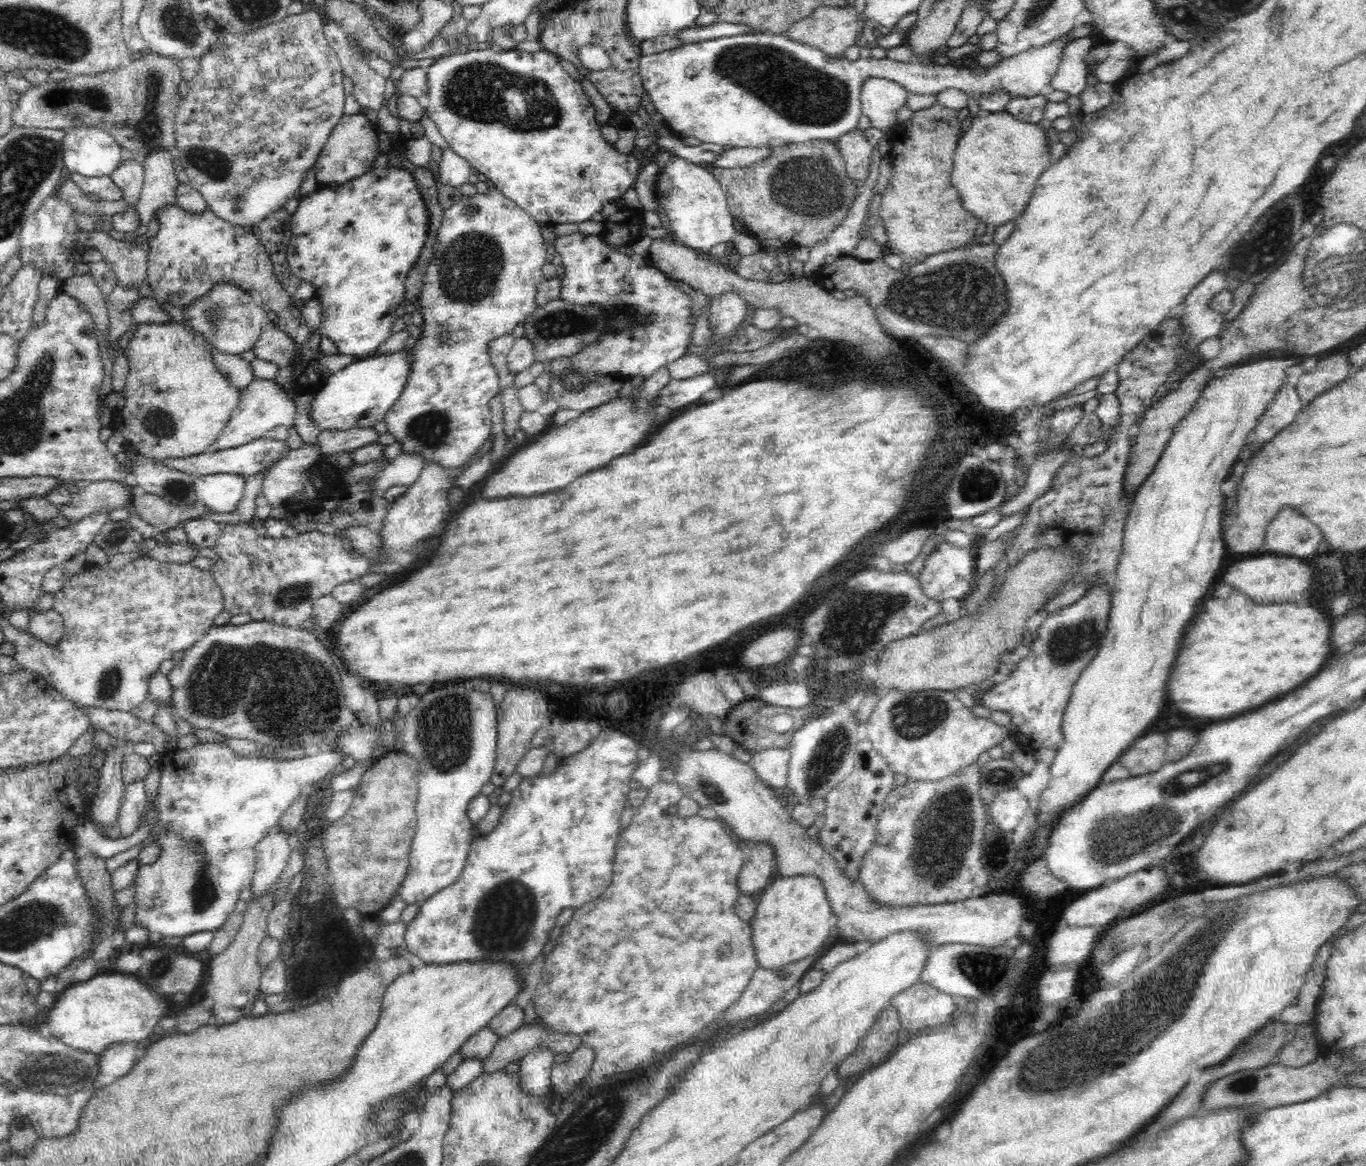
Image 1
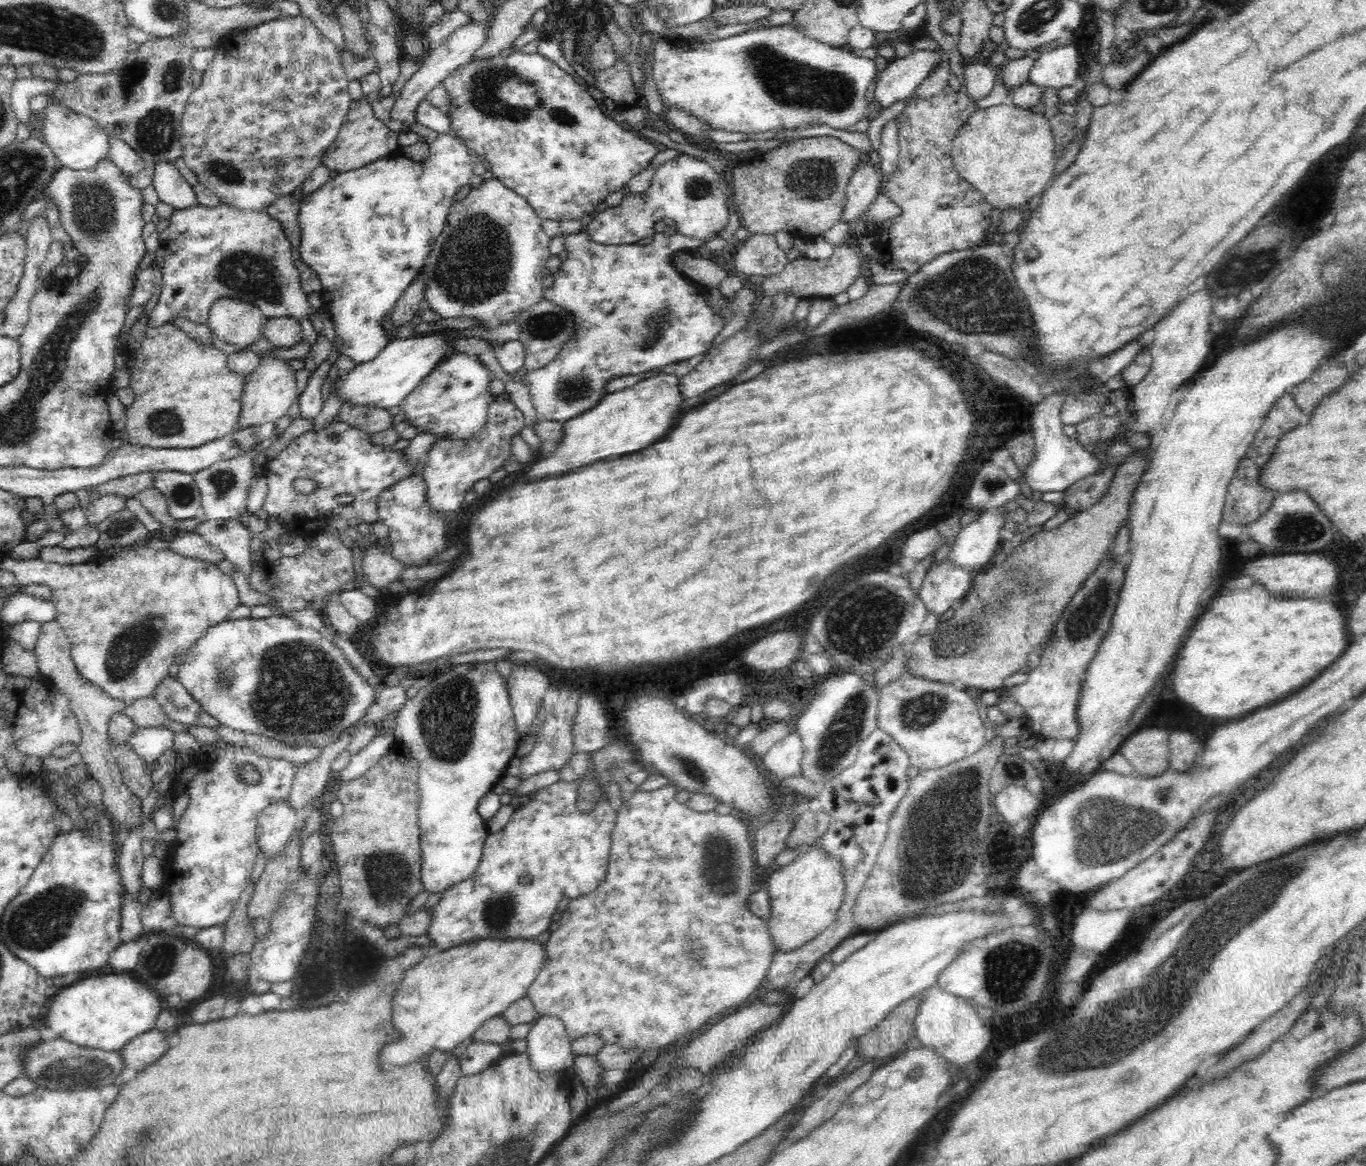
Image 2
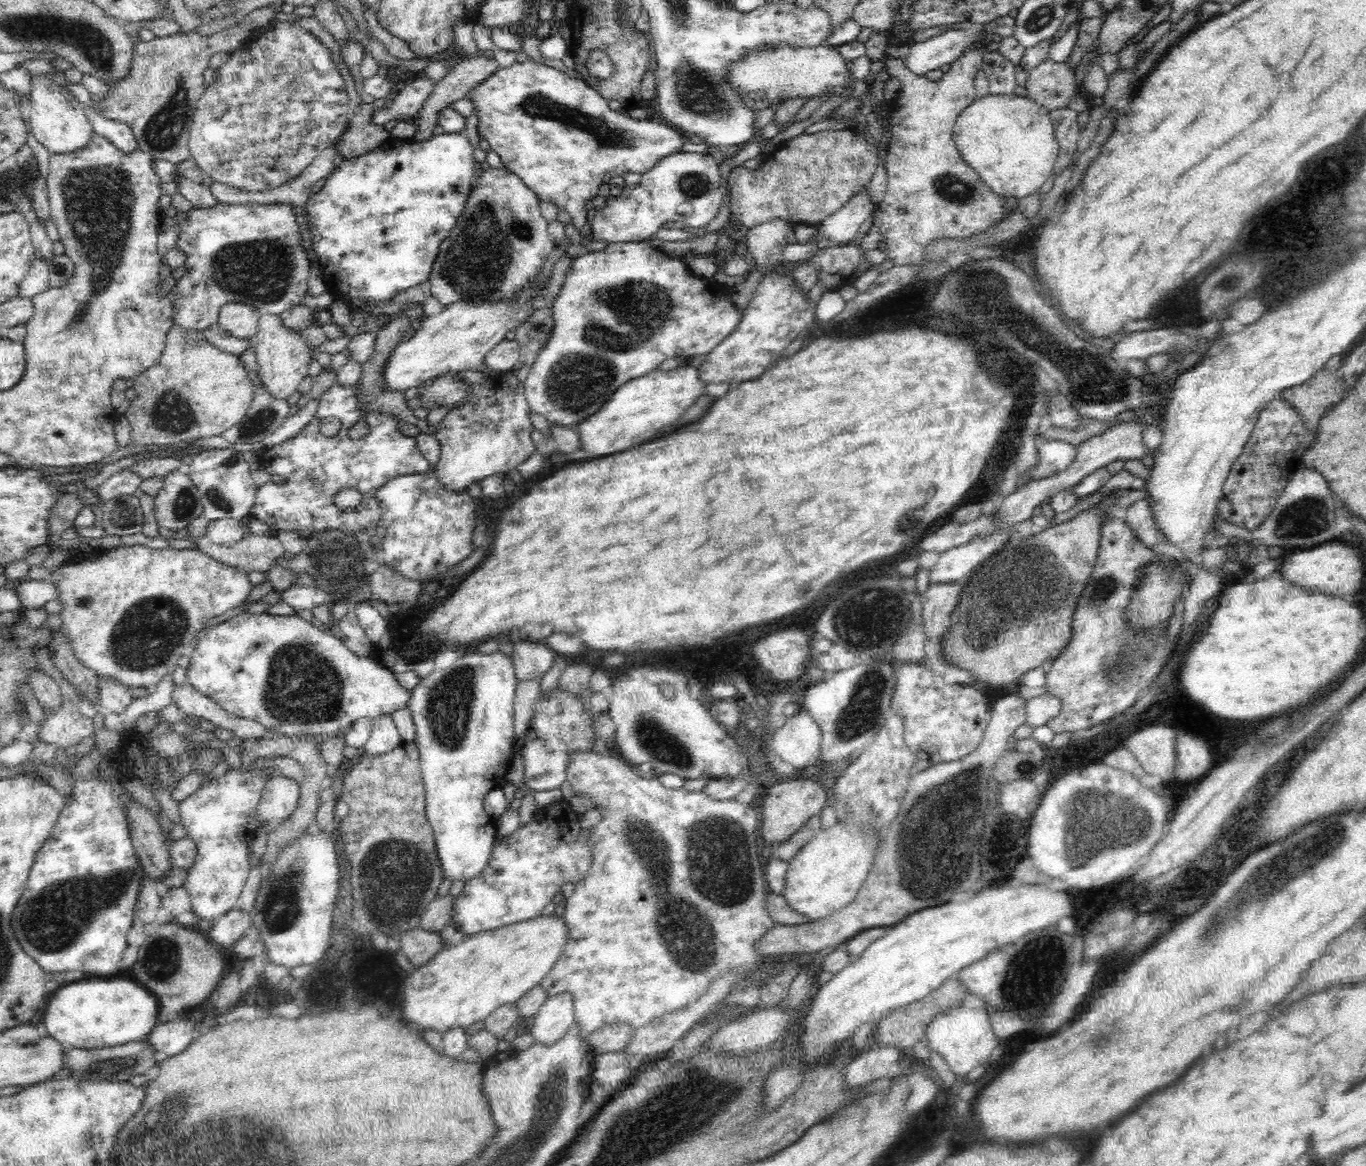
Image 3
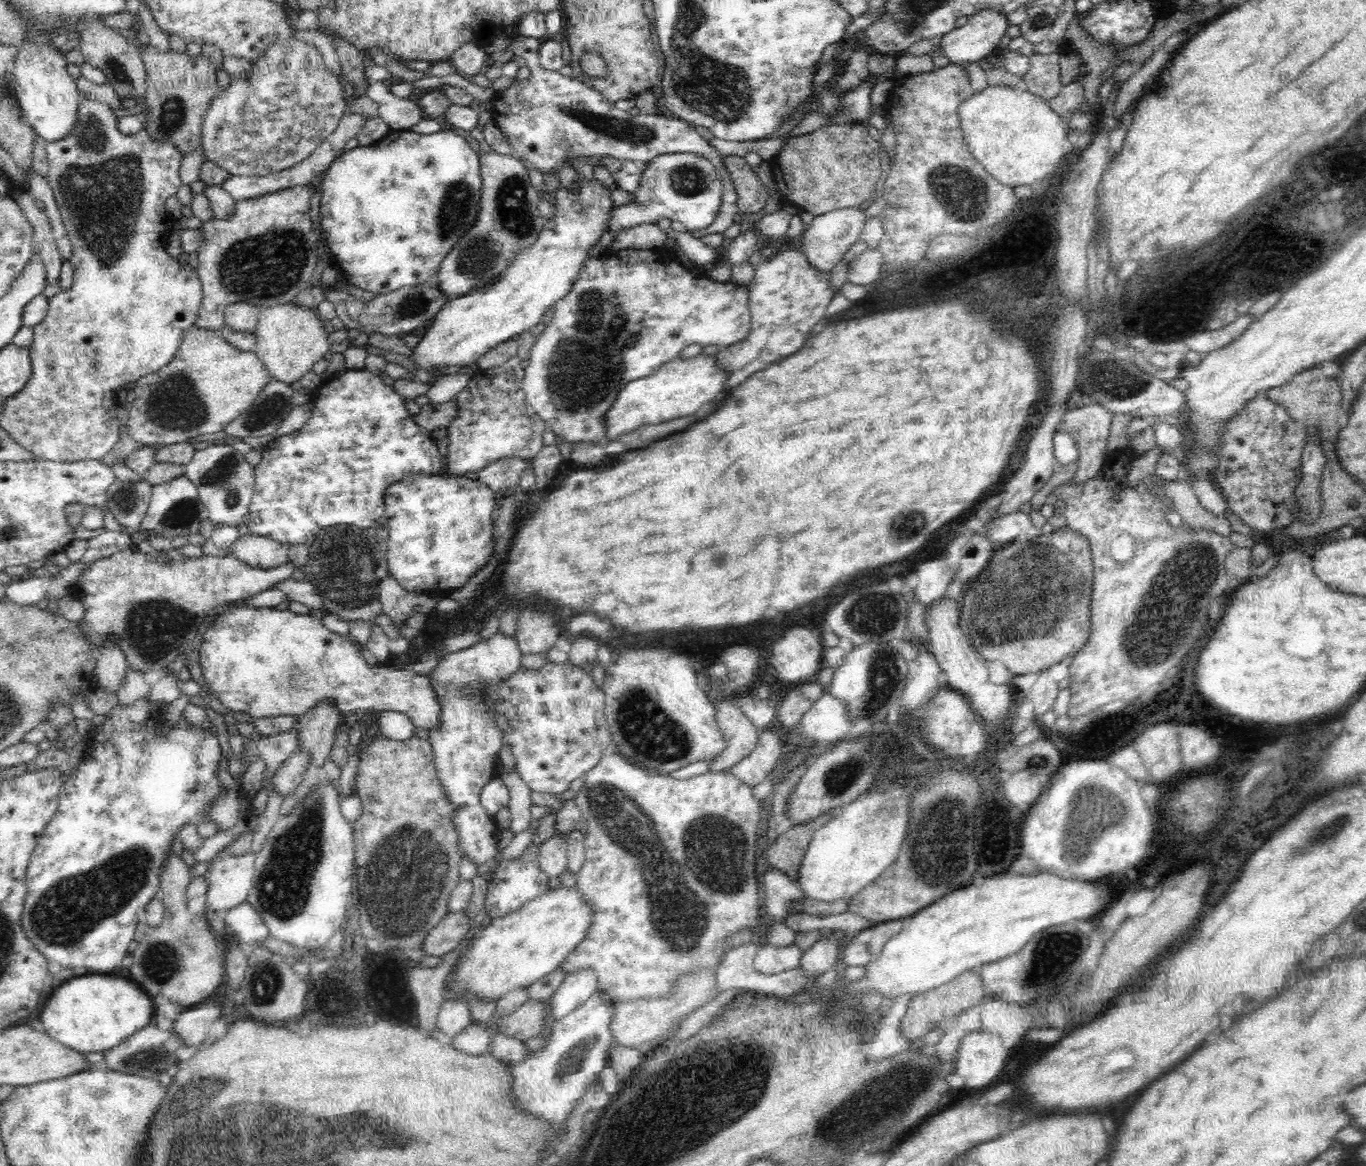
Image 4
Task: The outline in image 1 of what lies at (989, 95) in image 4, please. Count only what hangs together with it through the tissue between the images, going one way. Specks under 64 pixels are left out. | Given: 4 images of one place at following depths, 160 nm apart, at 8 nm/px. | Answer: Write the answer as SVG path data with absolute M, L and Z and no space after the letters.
M1006 110L972 120L953 156L952 186L960 194L964 210L980 222L997 227L1021 215L1036 182L1054 162L1046 133L1038 124L1020 122Z

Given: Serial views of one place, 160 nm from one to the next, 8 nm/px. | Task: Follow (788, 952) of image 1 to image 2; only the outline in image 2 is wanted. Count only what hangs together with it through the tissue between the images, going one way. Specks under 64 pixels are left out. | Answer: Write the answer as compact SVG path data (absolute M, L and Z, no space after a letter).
M816 842L788 865L774 867L766 875L771 906L767 929L777 950L790 952L804 946L836 920L846 886L841 864Z

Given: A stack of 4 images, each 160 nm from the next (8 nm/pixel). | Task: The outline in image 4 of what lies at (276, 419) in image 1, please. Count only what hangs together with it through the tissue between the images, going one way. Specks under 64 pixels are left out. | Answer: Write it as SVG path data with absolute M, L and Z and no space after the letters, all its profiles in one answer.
M284 302L278 306L268 306L266 308L261 307L259 320L254 332L256 335L254 351L274 380L291 385L311 370L315 362L318 362L321 358L324 359L324 354L328 352L331 344L328 343L329 333L324 329L323 322L324 320L320 319L316 307L296 306L293 302Z

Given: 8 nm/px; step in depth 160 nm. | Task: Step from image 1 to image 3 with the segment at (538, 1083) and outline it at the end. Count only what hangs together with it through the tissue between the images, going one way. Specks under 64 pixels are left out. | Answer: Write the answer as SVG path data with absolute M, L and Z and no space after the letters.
M569 992L550 996L528 1022L535 1043L554 1044L573 1024L574 1005Z

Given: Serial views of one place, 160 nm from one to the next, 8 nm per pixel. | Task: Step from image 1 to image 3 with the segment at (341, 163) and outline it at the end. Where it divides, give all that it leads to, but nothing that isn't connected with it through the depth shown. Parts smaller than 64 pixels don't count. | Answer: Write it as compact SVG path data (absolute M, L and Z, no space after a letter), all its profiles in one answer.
M342 53L332 54L340 74L345 78L350 99L348 128L343 130L340 140L336 141L336 153L347 160L381 148L391 138L391 134L383 125L379 126L373 122L373 116L377 111L372 103L367 104L360 99L354 77L348 72Z

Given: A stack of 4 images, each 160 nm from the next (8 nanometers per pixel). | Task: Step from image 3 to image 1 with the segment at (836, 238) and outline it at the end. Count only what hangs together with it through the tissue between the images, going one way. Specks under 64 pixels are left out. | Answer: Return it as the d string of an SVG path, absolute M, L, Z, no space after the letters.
M860 128L840 136L836 141L838 151L844 157L848 175L862 188L870 176L869 164L873 147L870 146L866 134Z

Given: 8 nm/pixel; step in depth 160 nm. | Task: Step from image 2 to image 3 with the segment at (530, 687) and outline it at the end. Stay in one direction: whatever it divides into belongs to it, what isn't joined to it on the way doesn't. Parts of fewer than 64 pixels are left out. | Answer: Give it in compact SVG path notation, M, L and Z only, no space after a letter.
M538 642L514 644L511 656L517 682L542 678L556 664L556 652Z

